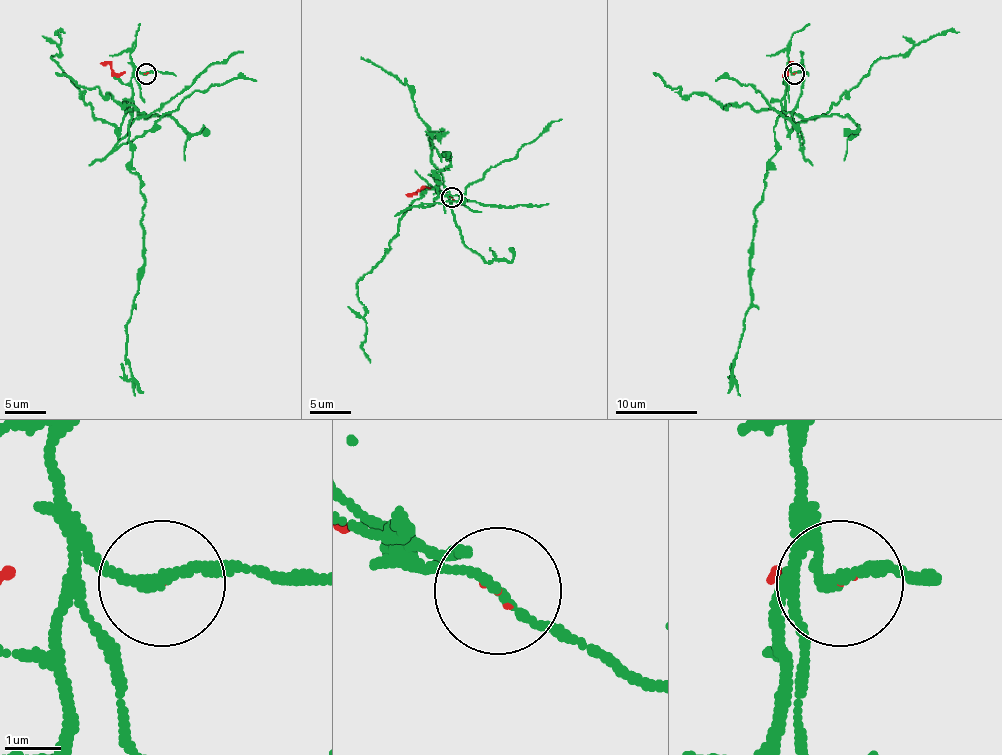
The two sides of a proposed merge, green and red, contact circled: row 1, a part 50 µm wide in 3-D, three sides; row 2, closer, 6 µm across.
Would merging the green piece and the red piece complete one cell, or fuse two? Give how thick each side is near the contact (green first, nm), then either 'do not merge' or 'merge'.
150 nm thick on the green side, 40 nm on the other; do not merge

